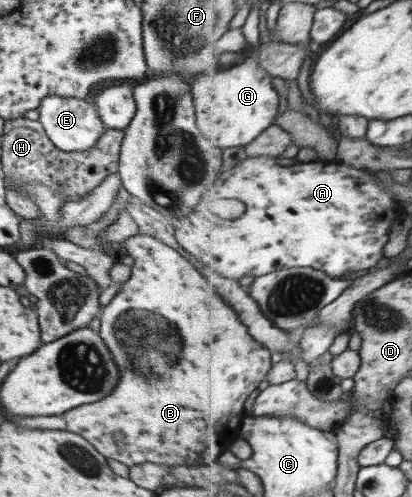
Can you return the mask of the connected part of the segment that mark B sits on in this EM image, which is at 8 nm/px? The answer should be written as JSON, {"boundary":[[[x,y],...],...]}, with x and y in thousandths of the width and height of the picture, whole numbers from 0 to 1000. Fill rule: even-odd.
{"boundary":[[[347,471],[316,475],[296,489],[303,511],[320,519],[316,555],[291,573],[289,584],[267,602],[262,612],[243,624],[238,634],[240,678],[252,686],[255,698],[269,708],[274,726],[291,740],[291,769],[282,773],[282,785],[272,785],[248,805],[187,817],[175,825],[165,825],[160,833],[141,833],[136,841],[129,837],[49,841],[44,857],[97,861],[97,865],[165,865],[165,869],[189,873],[192,879],[211,885],[252,922],[272,922],[272,926],[284,926],[291,934],[303,934],[308,940],[345,934],[347,930],[367,930],[408,938],[449,938],[478,956],[529,956],[532,922],[549,907],[546,897],[539,897],[539,885],[534,885],[539,869],[549,865],[549,853],[553,853],[549,841],[563,841],[563,833],[583,833],[583,825],[590,831],[595,829],[592,817],[597,817],[597,805],[607,801],[607,793],[633,771],[648,765],[655,742],[663,740],[663,708],[602,672],[602,656],[592,656],[583,648],[573,624],[529,592],[524,567],[519,567],[519,579],[505,579],[505,567],[490,563],[485,547],[451,519],[442,519],[442,513],[430,503],[413,503],[413,495],[400,493],[381,479]],[[369,632],[388,636],[388,656],[374,648]]]}

